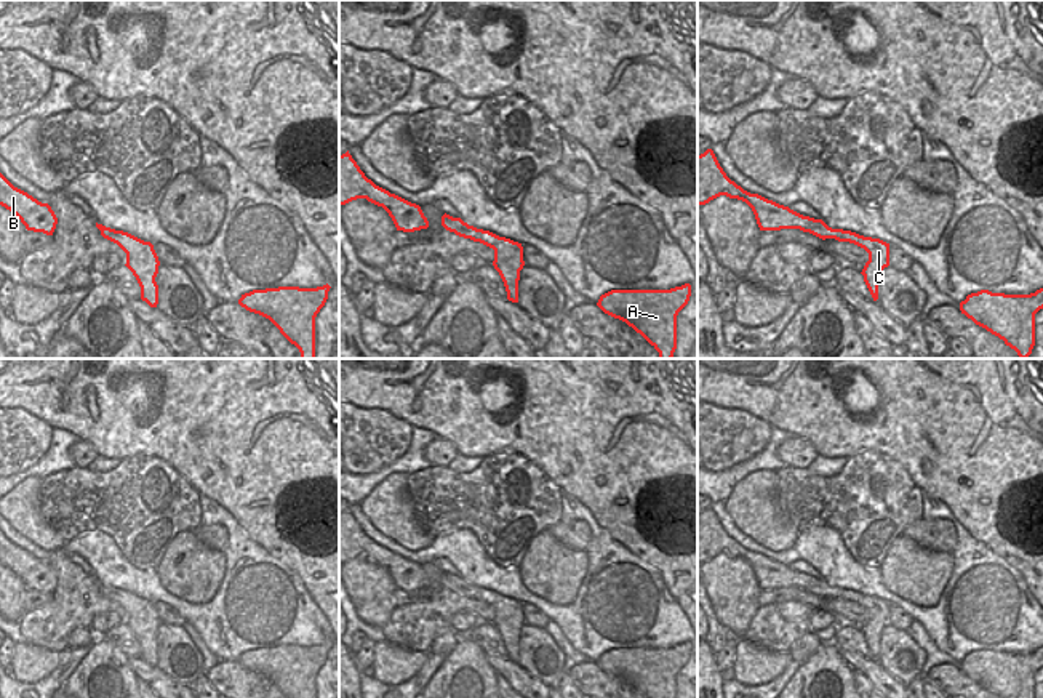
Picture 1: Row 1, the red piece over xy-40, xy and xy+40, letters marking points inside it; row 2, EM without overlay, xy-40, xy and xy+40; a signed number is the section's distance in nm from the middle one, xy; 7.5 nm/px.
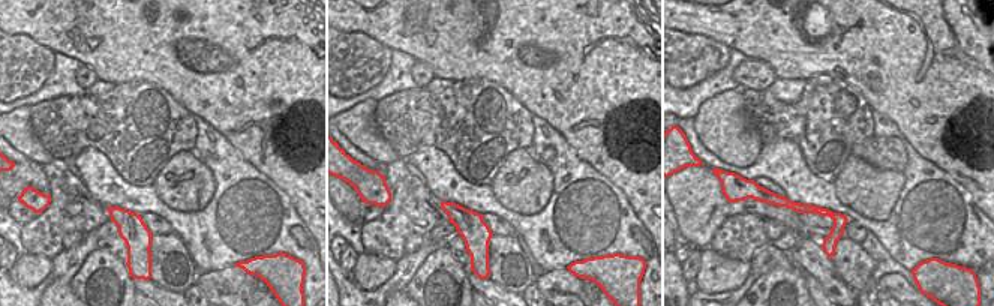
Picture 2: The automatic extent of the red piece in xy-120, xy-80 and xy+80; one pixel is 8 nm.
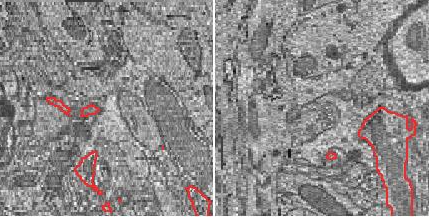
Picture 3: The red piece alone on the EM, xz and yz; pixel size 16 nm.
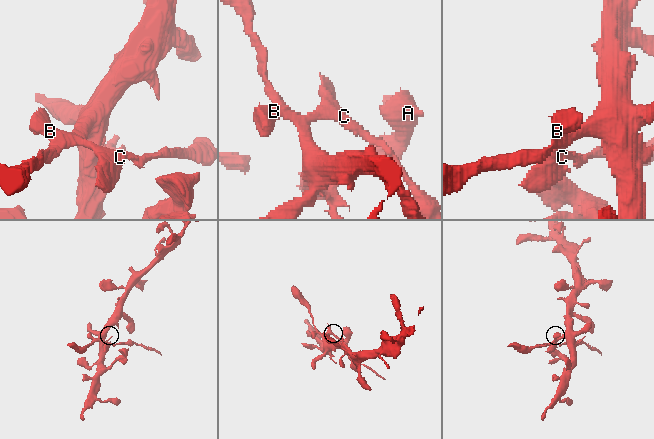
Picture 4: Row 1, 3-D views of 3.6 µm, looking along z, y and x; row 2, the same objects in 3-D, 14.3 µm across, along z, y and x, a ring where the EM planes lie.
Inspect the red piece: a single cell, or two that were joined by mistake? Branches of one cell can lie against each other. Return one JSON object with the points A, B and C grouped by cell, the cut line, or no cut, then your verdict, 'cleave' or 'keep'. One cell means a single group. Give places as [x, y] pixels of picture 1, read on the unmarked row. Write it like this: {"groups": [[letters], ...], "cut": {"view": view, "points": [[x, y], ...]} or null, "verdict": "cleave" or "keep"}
{"groups": [["A", "B"], ["C"]], "cut": {"view": "xy", "points": [[467, 583], [453, 589]]}, "verdict": "cleave"}

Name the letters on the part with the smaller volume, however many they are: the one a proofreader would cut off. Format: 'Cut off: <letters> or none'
Cut off: C

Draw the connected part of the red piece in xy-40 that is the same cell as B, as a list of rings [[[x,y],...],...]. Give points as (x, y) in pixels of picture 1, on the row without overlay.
[[[2,532],[0,564],[13,570],[27,589],[53,594],[58,583],[58,576],[51,565],[14,546]]]

